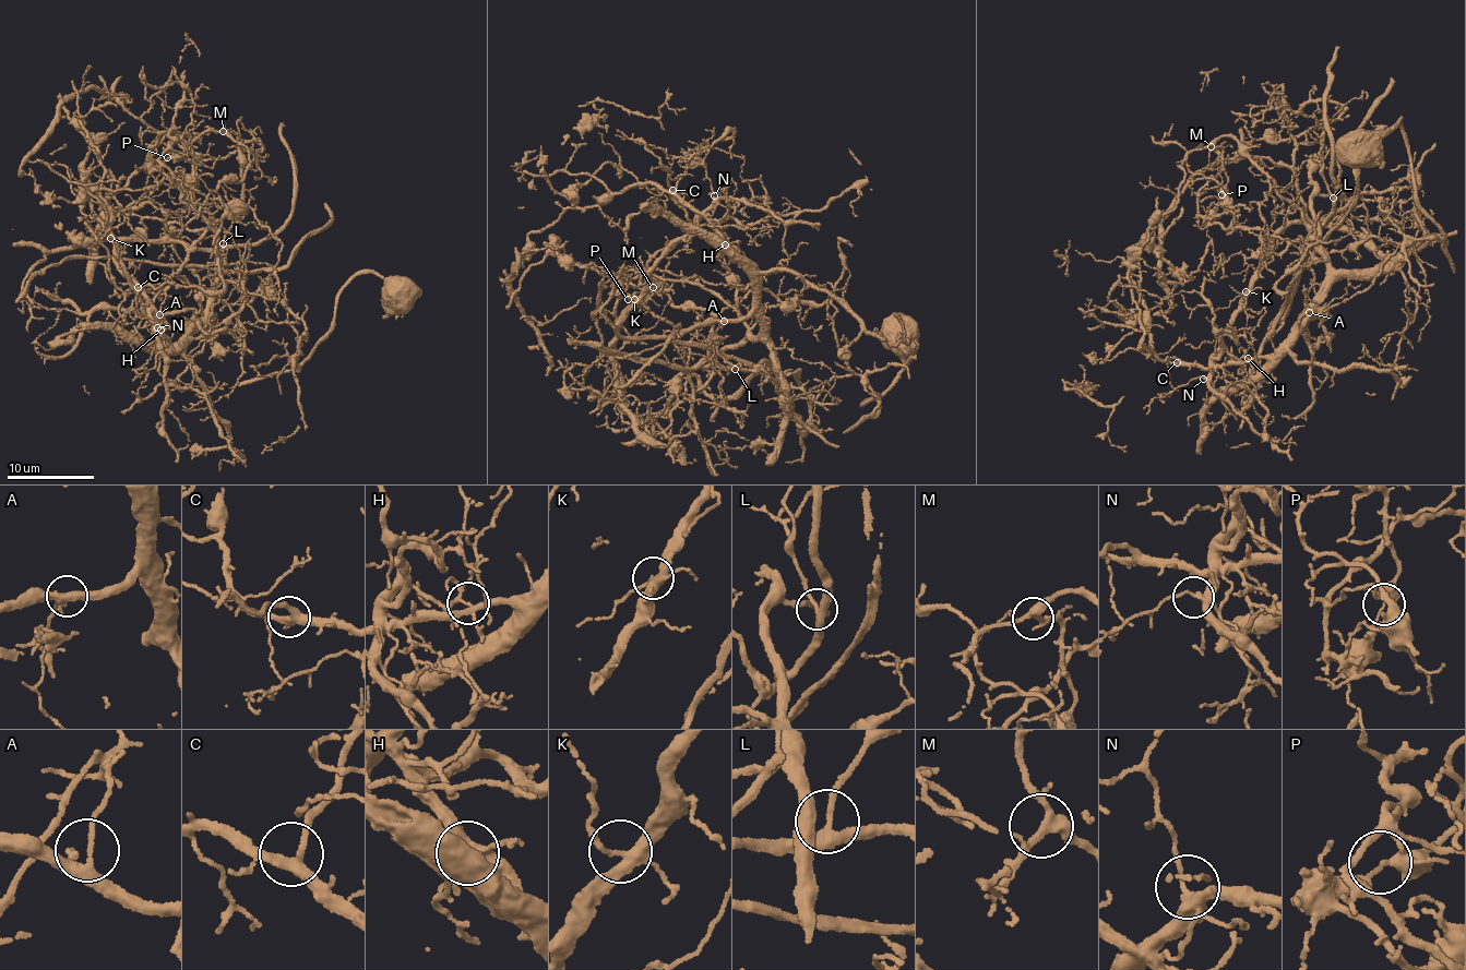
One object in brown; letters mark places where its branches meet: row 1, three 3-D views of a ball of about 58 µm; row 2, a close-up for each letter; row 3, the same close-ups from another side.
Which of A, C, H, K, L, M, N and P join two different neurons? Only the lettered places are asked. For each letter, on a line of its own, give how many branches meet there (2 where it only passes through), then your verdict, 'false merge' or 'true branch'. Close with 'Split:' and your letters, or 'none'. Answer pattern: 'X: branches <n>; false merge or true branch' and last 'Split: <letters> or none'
A: branches 3; true branch
C: branches 3; true branch
H: branches 5; false merge
K: branches 4; true branch
L: branches 3; true branch
M: branches 5; true branch
N: branches 5; true branch
P: branches 4; false merge
Split: H, P

